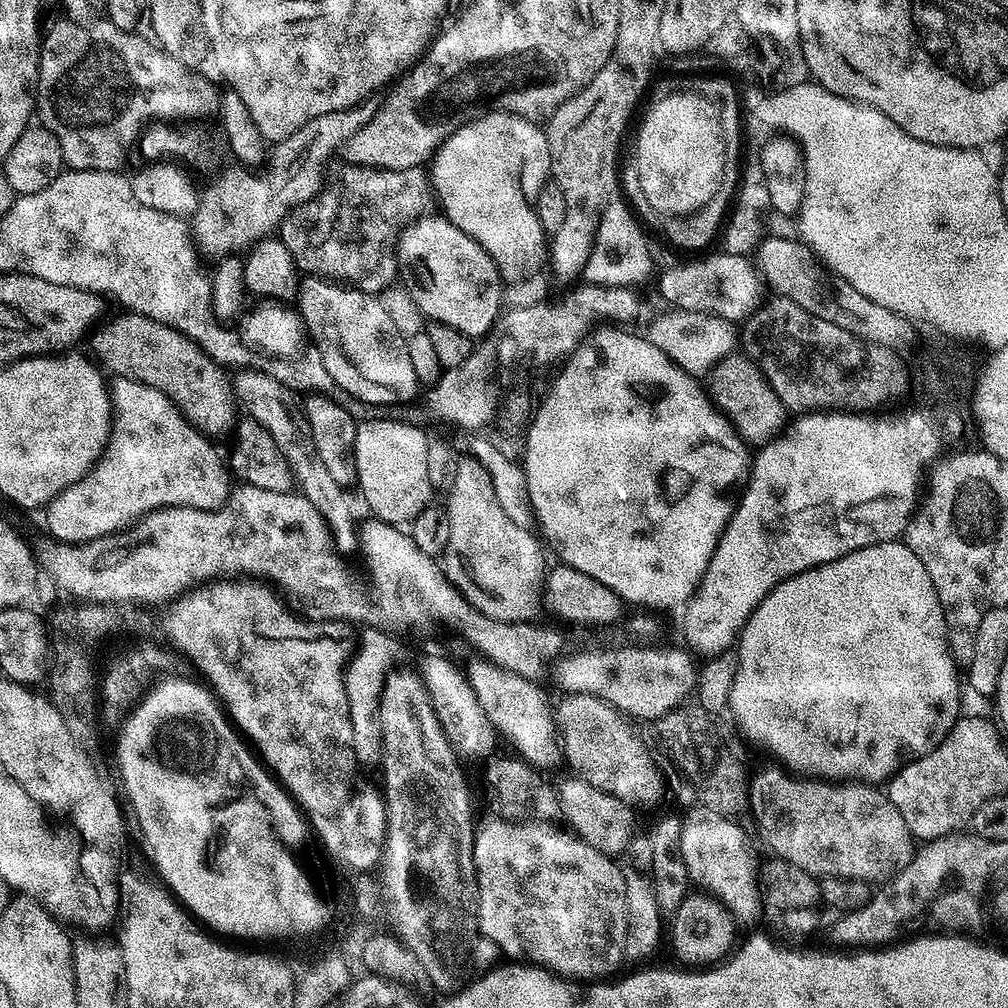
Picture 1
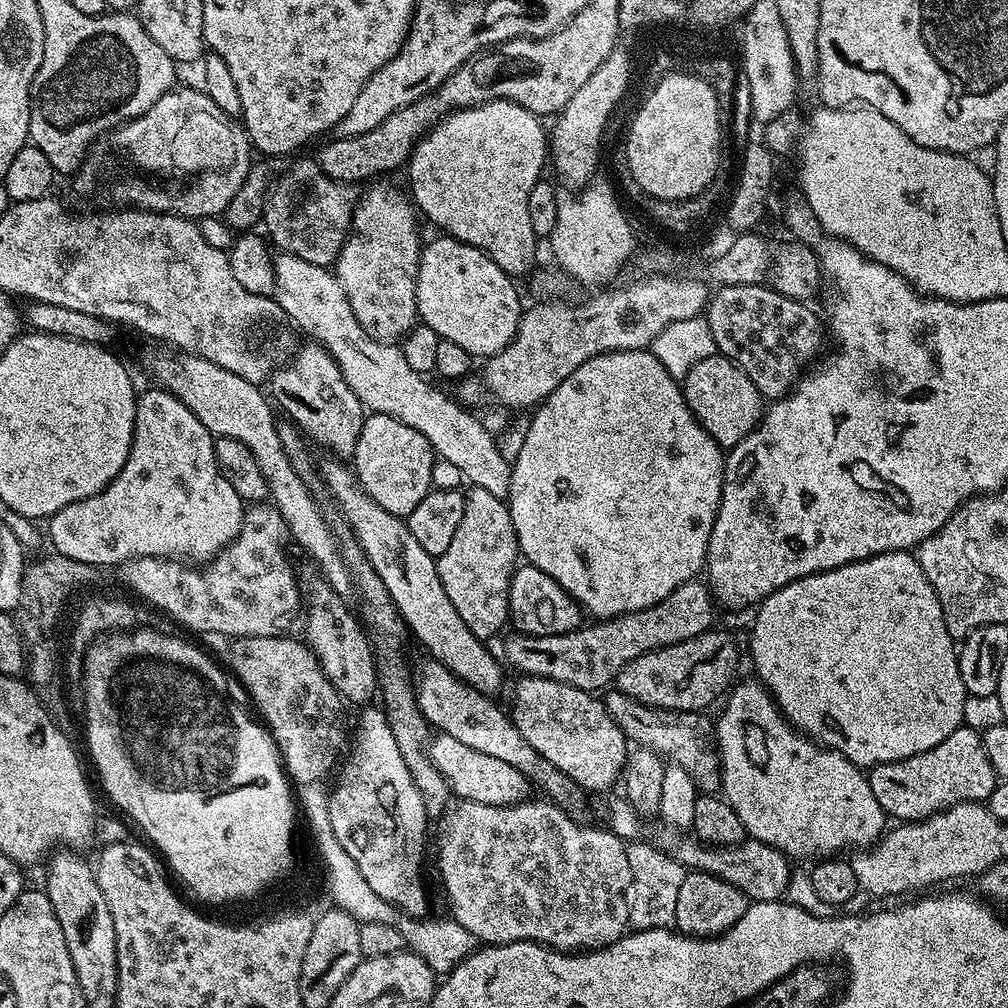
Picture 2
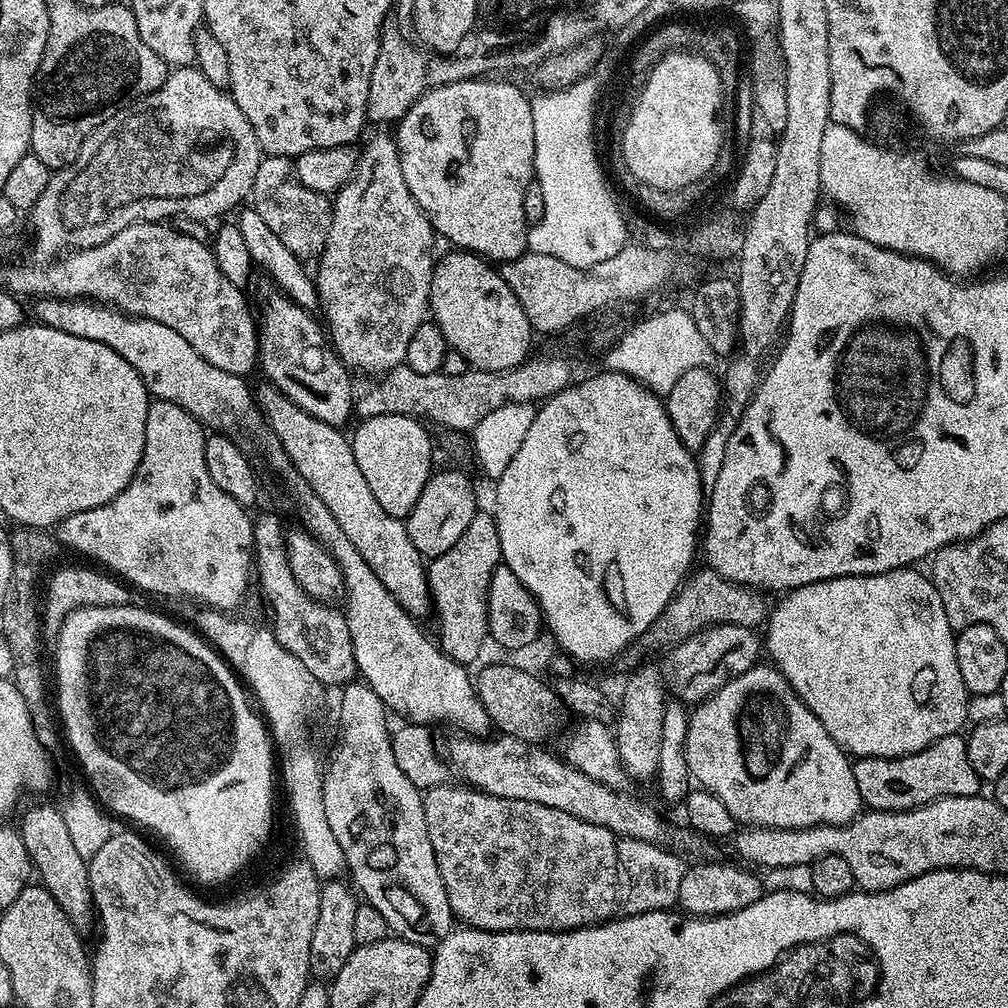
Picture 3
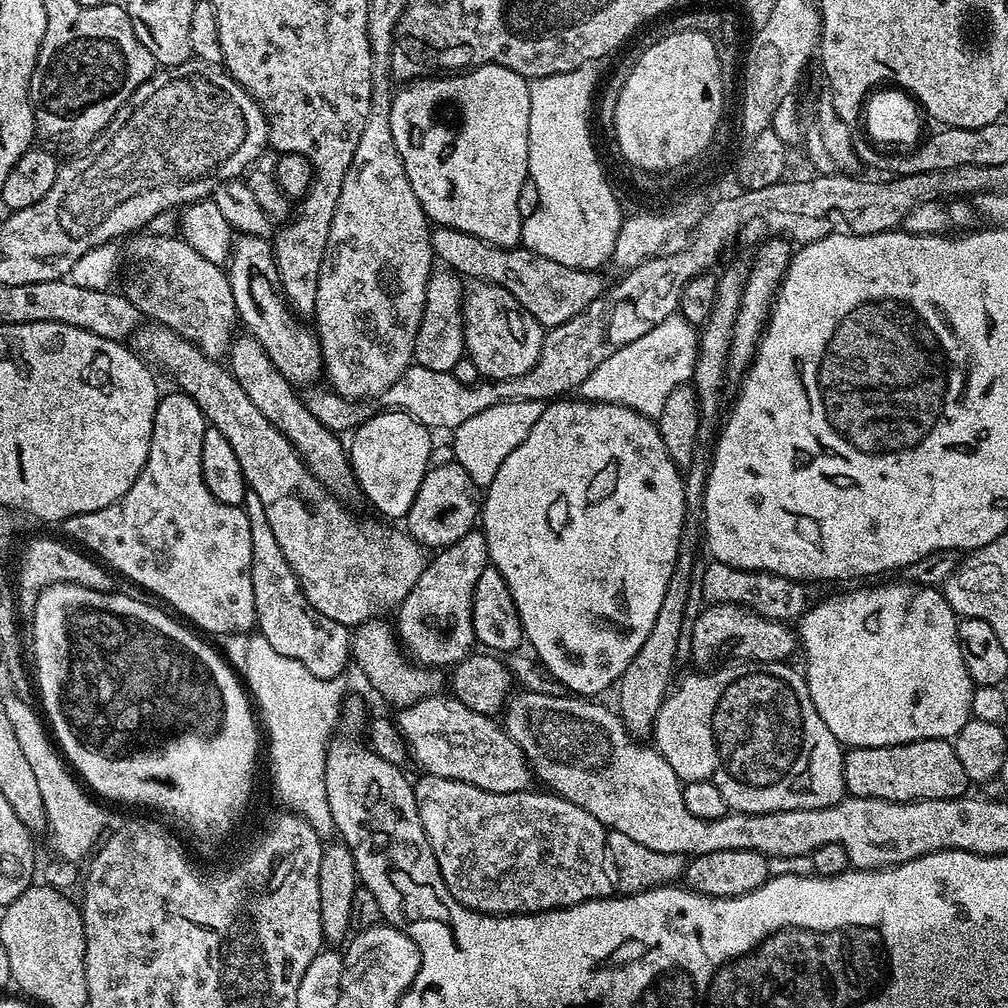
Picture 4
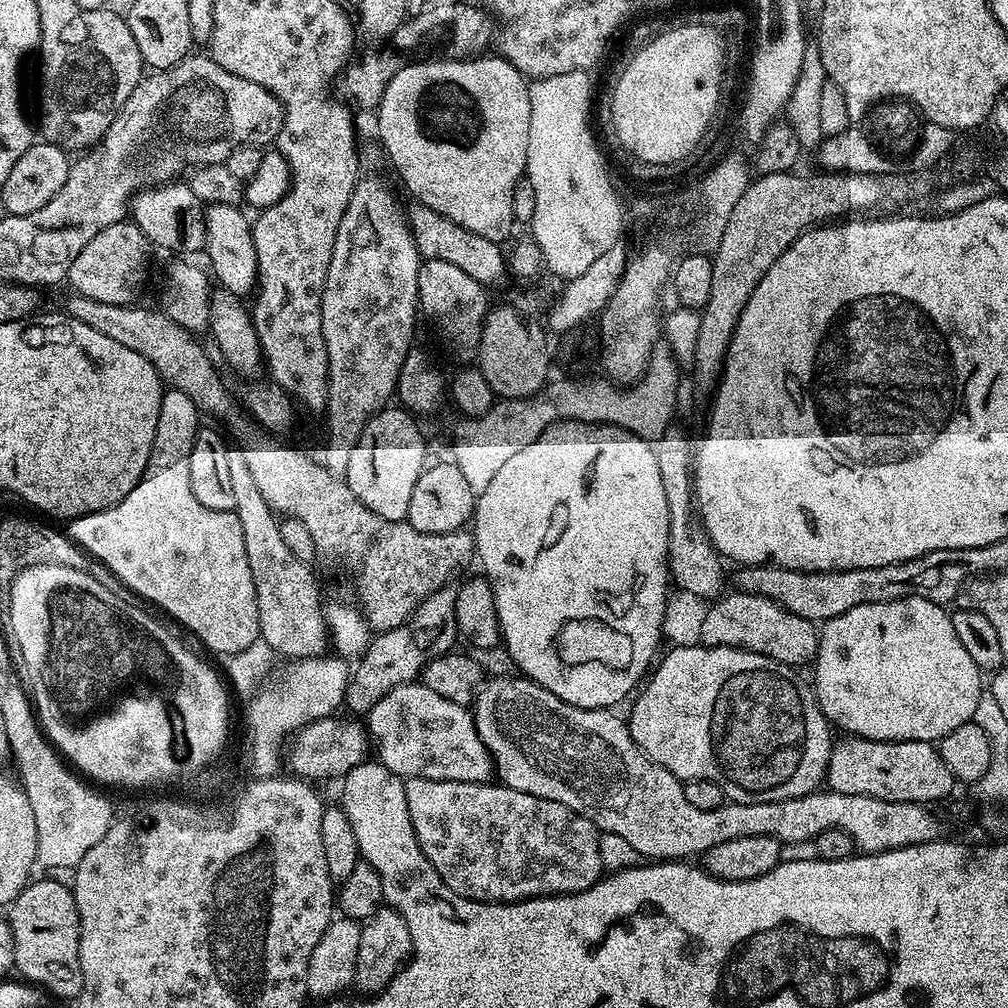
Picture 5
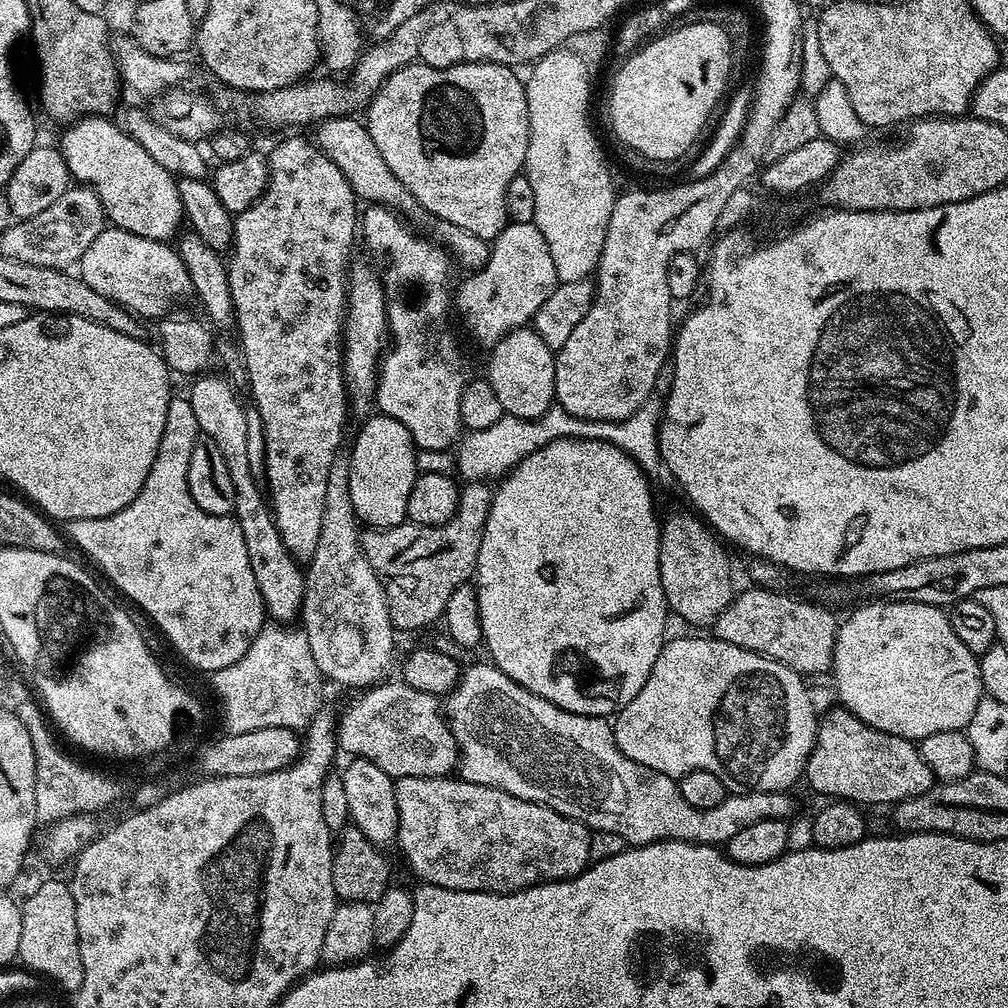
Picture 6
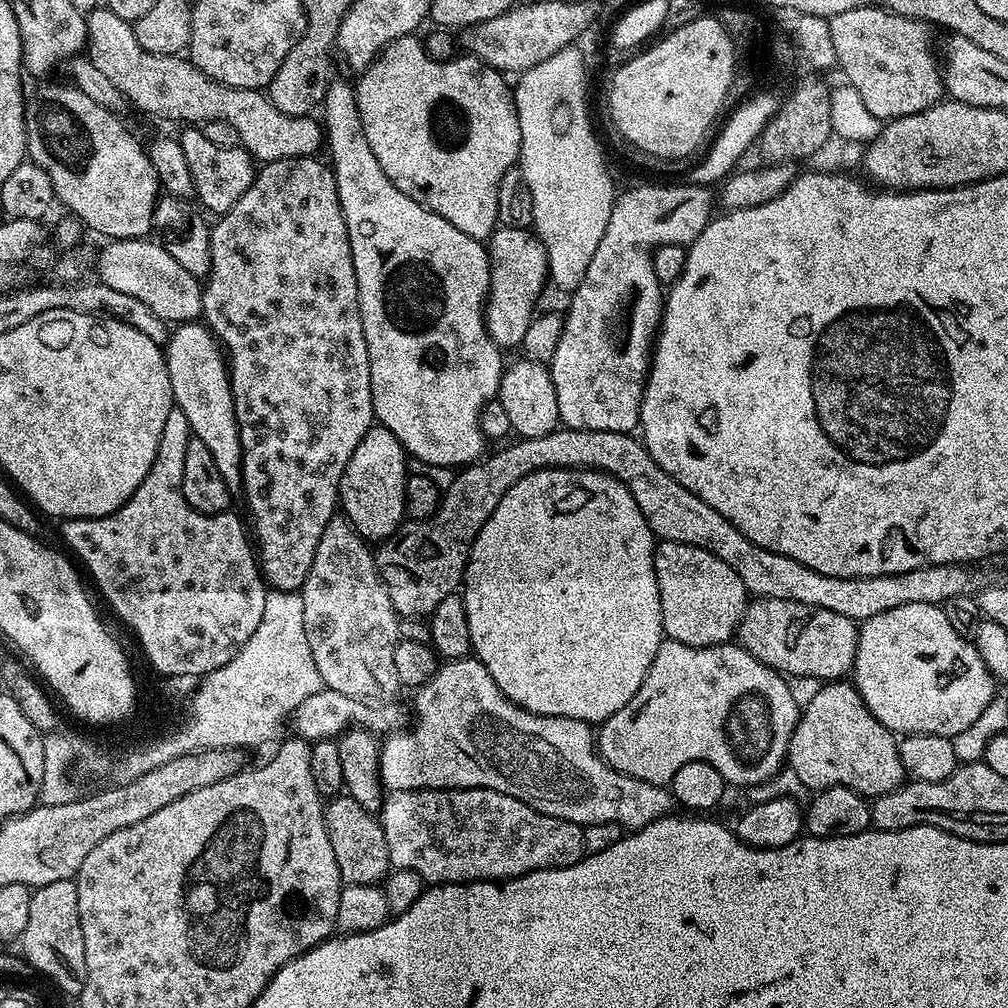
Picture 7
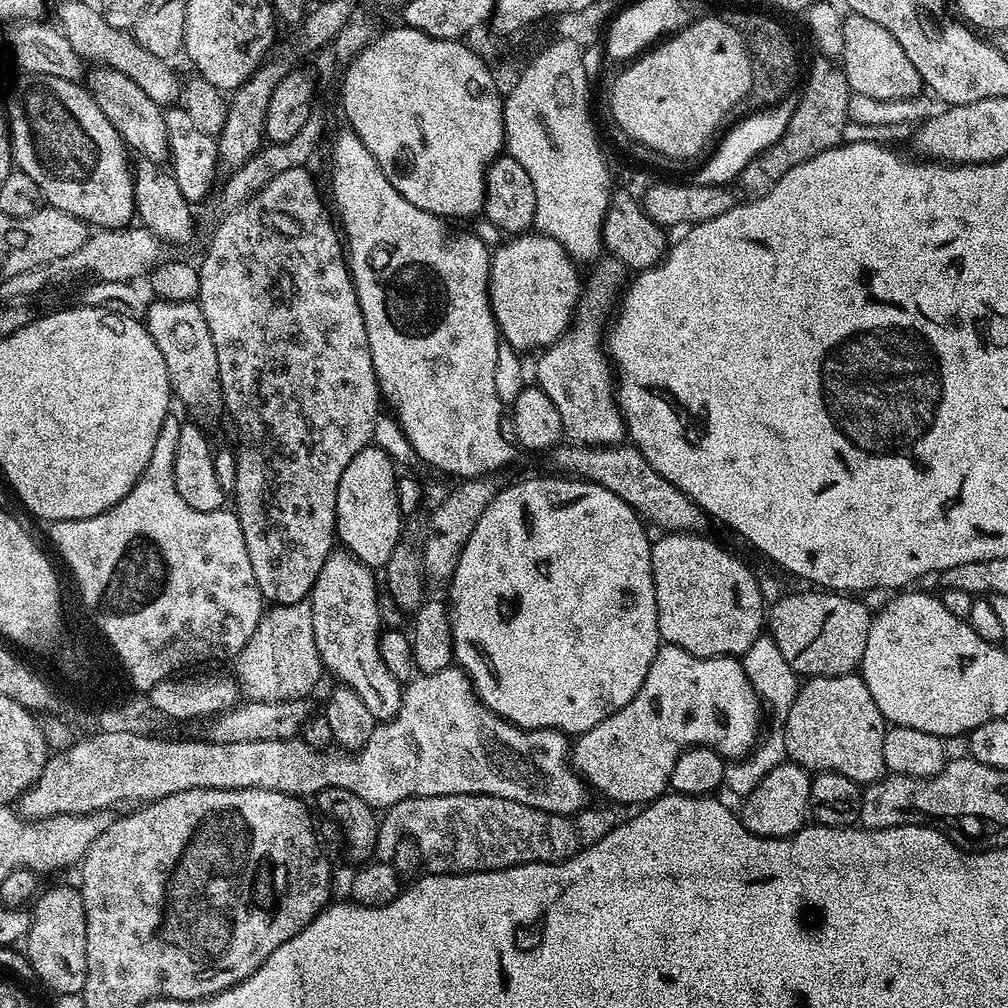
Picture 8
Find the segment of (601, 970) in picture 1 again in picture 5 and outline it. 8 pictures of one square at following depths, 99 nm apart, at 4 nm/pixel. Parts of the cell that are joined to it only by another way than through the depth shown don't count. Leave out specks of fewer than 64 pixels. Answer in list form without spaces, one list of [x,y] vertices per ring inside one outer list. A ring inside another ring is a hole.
[[[409,776],[404,780],[404,789],[406,790],[406,810],[410,814],[412,829],[418,838],[418,846],[422,850],[422,854],[428,859],[428,864],[434,866],[441,882],[462,898],[483,900],[486,904],[516,904],[520,900],[533,900],[539,896],[569,896],[594,886],[605,875],[602,854],[598,854],[600,832],[596,825],[586,818],[582,818],[582,814],[570,810],[562,802],[550,802],[546,798],[538,798],[534,794],[522,794],[522,790],[507,788],[505,784],[499,782],[475,784],[474,782],[446,782],[445,780]]]

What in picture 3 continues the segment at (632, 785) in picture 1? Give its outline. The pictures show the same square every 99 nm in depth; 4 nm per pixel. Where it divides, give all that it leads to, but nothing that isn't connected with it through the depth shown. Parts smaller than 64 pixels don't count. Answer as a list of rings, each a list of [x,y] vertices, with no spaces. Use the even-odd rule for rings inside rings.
[[[488,664],[480,673],[475,673],[474,683],[482,706],[486,706],[486,714],[492,719],[493,725],[505,736],[544,742],[544,739],[551,734],[552,728],[560,724],[562,705],[553,685],[548,680],[547,682],[539,680],[532,672],[523,672],[522,669],[515,668],[512,664]]]

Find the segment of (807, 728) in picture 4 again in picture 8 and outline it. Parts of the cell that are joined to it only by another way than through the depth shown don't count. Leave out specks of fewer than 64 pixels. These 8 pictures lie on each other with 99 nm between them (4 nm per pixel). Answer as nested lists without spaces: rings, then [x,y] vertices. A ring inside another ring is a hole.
[[[664,644],[654,654],[654,662],[650,662],[650,670],[646,674],[646,682],[642,682],[642,686],[638,690],[635,698],[630,702],[626,702],[626,706],[622,706],[622,710],[610,714],[610,718],[598,722],[598,726],[579,733],[575,737],[574,743],[570,748],[570,763],[595,791],[597,788],[608,799],[605,801],[611,802],[616,806],[621,806],[620,804],[643,806],[651,801],[657,800],[658,797],[665,795],[669,791],[670,770],[674,770],[674,762],[678,762],[678,758],[687,748],[712,748],[718,755],[727,758],[729,761],[743,760],[748,756],[762,736],[762,729],[760,730],[760,710],[762,711],[760,695],[751,684],[751,680],[746,674],[743,663],[737,657],[695,656],[673,644]]]

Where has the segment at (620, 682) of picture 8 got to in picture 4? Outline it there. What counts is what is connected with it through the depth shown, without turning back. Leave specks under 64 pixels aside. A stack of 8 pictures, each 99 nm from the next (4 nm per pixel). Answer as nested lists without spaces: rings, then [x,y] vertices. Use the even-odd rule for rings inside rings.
[[[557,398],[551,401],[544,407],[542,418],[534,422],[534,430],[526,434],[518,450],[510,450],[510,458],[498,466],[494,482],[490,482],[483,493],[478,517],[479,527],[486,538],[488,558],[491,567],[497,568],[502,578],[506,578],[527,647],[533,648],[531,651],[536,660],[544,664],[546,670],[550,670],[569,693],[580,698],[596,698],[599,692],[606,691],[608,687],[611,689],[649,637],[658,610],[661,609],[670,574],[681,559],[680,539],[684,536],[684,515],[689,512],[681,469],[668,456],[666,442],[662,442],[655,423],[621,404],[594,404],[579,398]]]

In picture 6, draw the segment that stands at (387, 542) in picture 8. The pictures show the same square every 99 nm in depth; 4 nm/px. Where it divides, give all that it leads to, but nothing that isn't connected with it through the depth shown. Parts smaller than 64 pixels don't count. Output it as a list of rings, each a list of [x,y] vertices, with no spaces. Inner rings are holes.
[[[372,414],[363,421],[360,433],[356,436],[356,441],[352,444],[352,456],[348,460],[350,470],[350,502],[354,502],[357,521],[361,525],[372,530],[381,528],[393,528],[405,523],[408,515],[408,499],[410,490],[414,486],[418,475],[416,468],[416,455],[418,449],[413,444],[406,426],[394,418],[383,414]]]

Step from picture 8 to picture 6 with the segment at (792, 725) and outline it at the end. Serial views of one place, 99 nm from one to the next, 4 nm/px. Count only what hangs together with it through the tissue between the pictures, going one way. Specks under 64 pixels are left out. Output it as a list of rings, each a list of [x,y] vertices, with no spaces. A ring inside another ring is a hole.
[[[835,706],[828,713],[823,713],[816,729],[816,741],[805,768],[806,784],[820,796],[828,796],[832,800],[847,800],[857,806],[864,804],[888,804],[894,806],[906,798],[914,798],[934,786],[934,777],[930,766],[922,760],[919,747],[906,738],[898,738],[894,734],[886,734],[874,730],[874,726],[866,726],[862,718],[858,718],[850,709]]]

